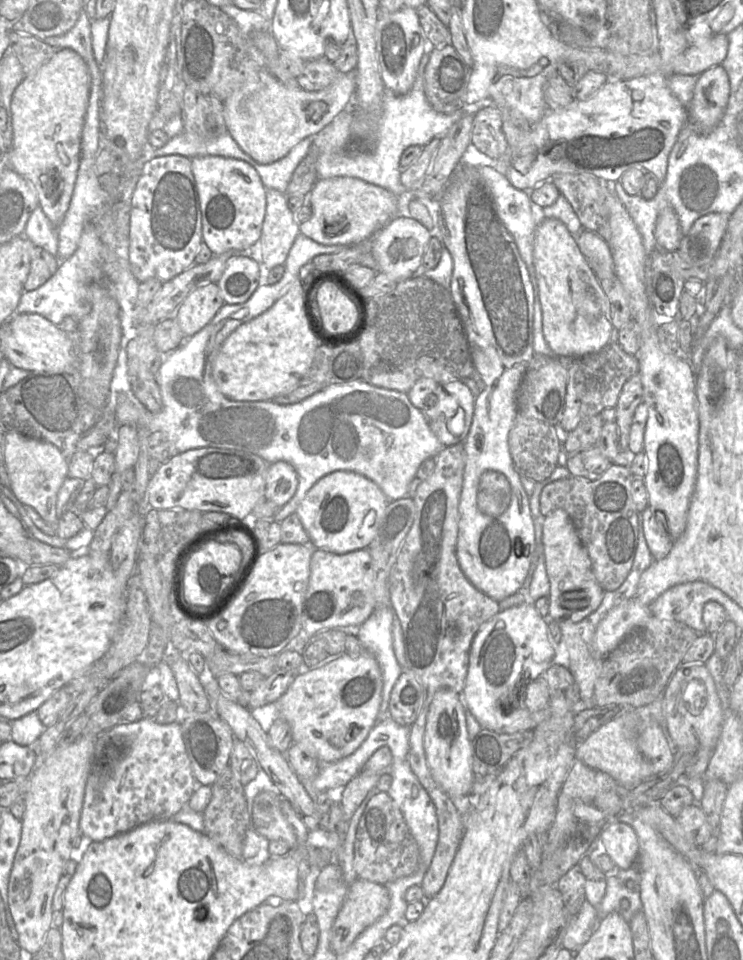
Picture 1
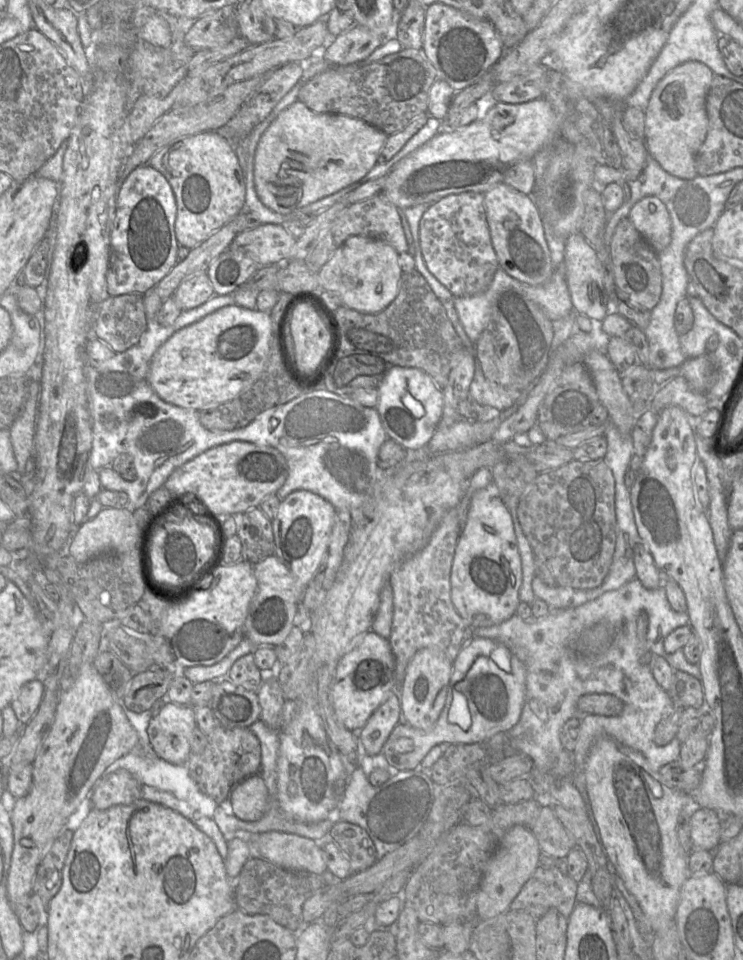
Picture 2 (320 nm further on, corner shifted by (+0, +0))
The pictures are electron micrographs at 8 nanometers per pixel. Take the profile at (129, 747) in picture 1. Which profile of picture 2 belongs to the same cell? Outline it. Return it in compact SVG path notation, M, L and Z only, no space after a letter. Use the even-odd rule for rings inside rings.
M126 770L105 773L95 784L89 799L92 808L105 810L116 805L129 805L140 799L142 784Z

